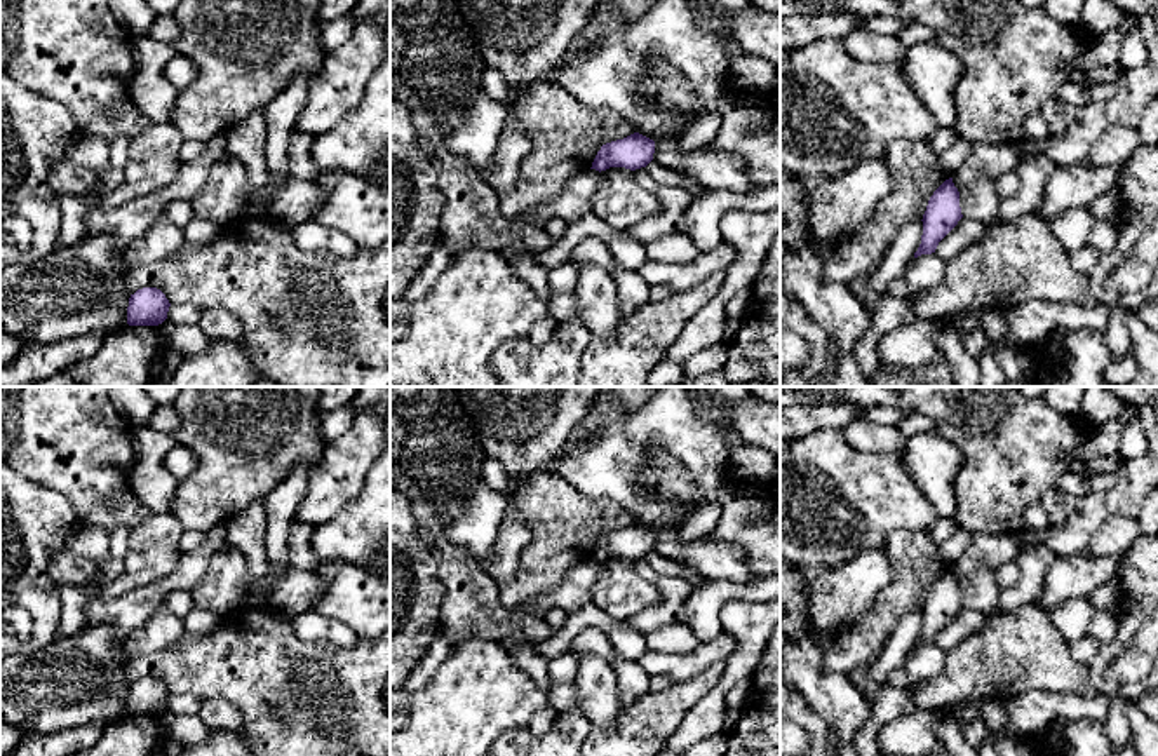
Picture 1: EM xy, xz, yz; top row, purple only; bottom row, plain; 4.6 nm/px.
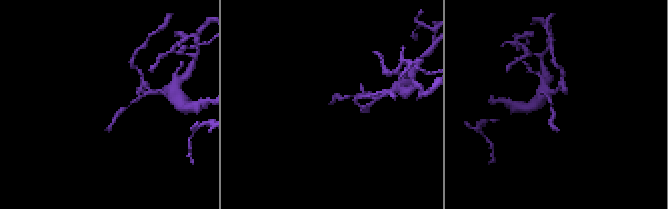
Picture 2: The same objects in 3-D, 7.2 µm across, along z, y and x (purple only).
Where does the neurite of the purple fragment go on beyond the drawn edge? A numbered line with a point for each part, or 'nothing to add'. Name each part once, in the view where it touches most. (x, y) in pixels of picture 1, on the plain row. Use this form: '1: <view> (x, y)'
nothing to add

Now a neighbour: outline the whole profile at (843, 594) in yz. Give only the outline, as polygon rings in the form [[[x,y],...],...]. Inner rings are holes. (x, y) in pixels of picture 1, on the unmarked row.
[[[862,549],[850,561],[811,573],[808,610],[811,627],[827,643],[838,636],[843,624],[857,624],[872,610],[878,594],[890,585],[892,568],[881,549]]]

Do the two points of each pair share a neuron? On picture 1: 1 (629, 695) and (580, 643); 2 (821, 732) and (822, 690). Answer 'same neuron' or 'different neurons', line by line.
1: same neuron
2: different neurons

